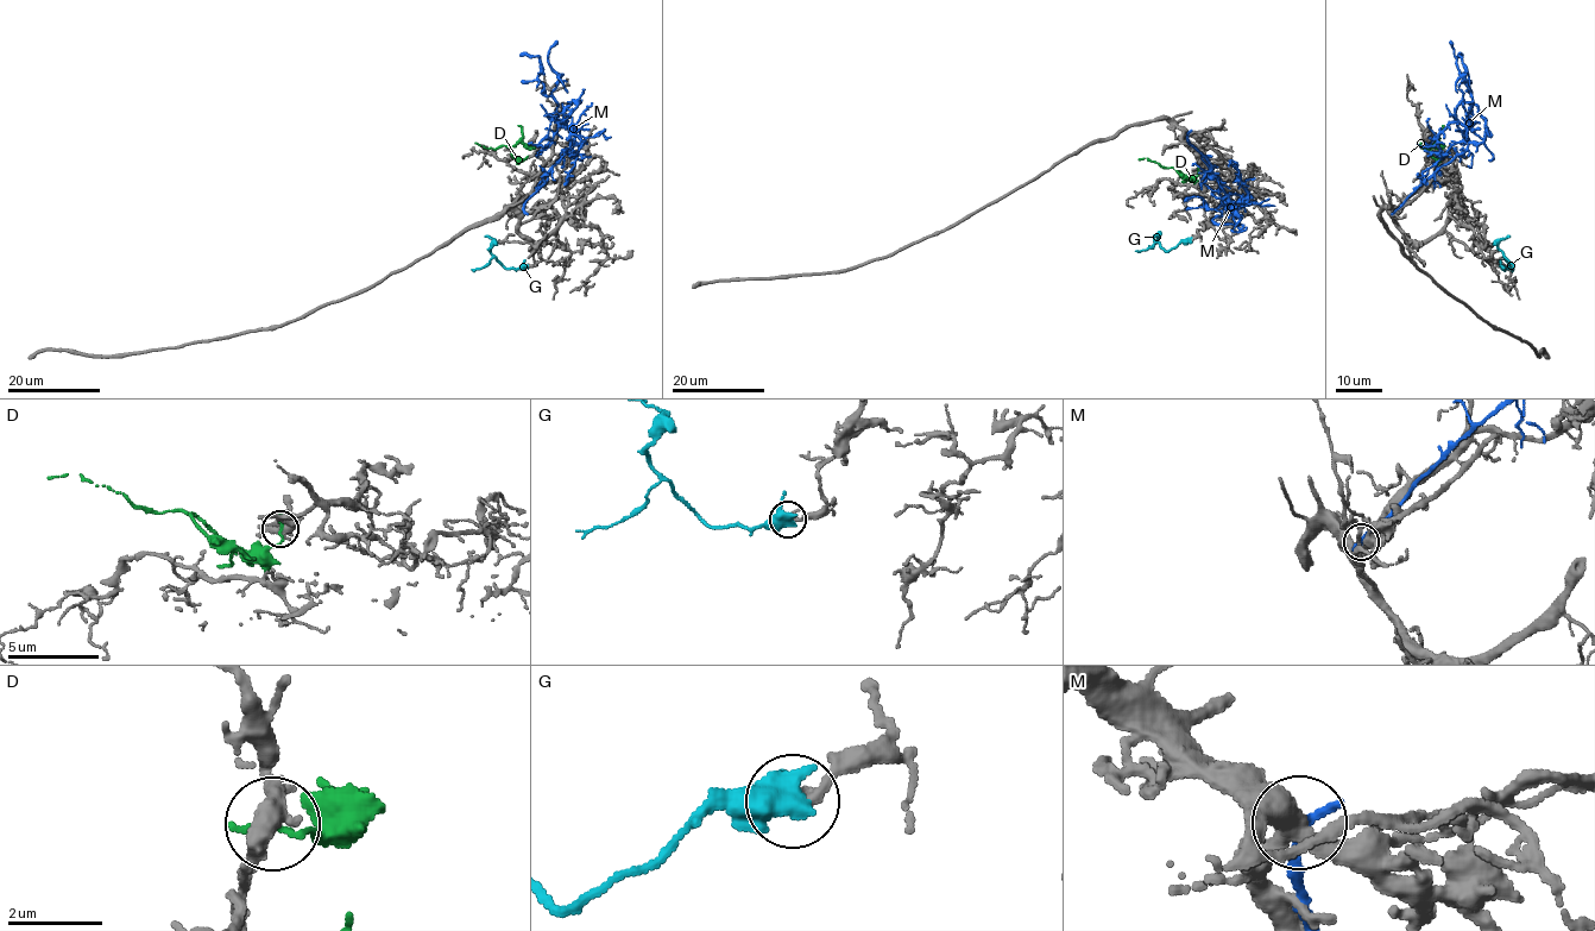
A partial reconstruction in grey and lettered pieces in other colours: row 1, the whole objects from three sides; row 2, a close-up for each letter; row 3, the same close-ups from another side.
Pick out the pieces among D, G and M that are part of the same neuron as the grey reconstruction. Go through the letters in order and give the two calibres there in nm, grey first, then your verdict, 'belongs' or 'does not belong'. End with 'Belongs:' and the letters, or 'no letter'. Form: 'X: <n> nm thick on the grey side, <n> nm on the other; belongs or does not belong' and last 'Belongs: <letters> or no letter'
D: 340 nm thick on the grey side, 160 nm on the other; does not belong
G: 240 nm thick on the grey side, 500 nm on the other; does not belong
M: 400 nm thick on the grey side, 280 nm on the other; does not belong
Belongs: no letter

